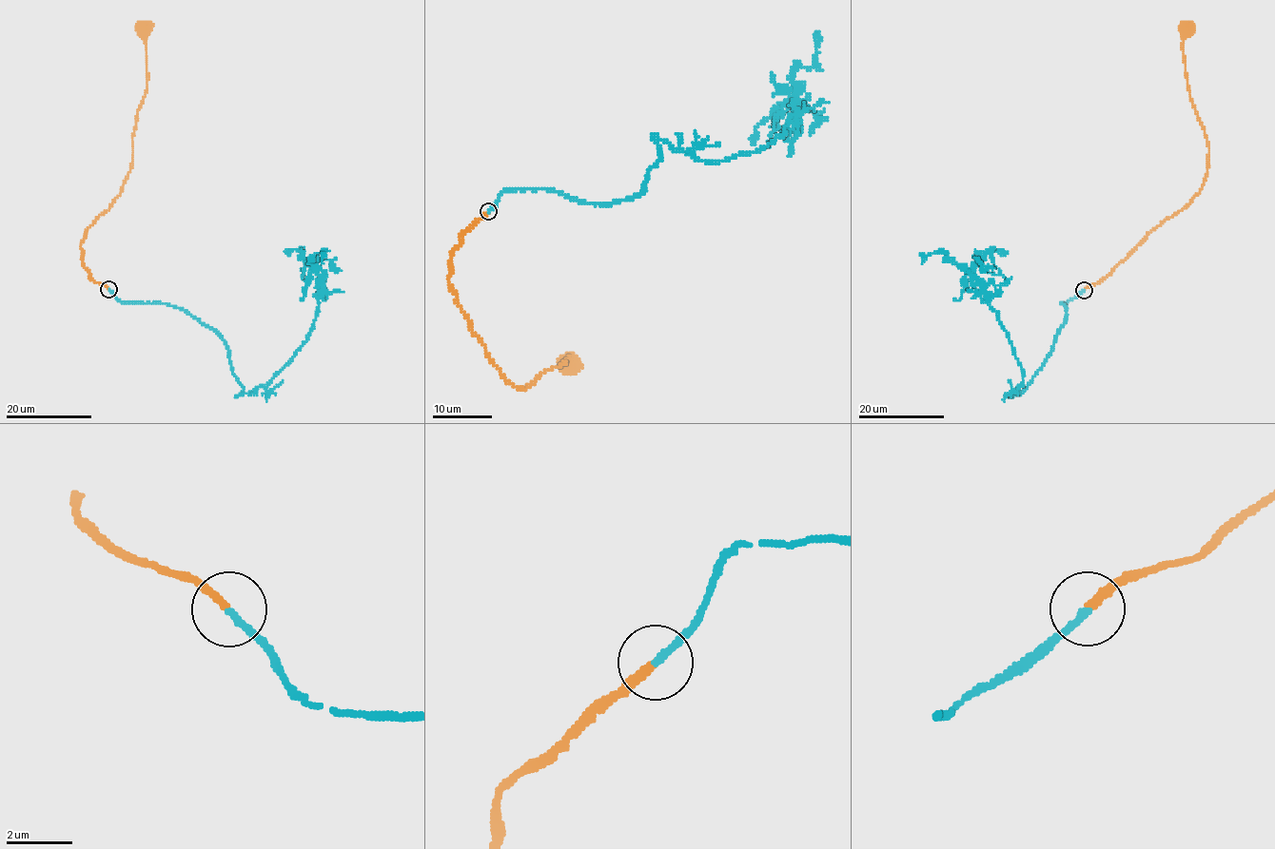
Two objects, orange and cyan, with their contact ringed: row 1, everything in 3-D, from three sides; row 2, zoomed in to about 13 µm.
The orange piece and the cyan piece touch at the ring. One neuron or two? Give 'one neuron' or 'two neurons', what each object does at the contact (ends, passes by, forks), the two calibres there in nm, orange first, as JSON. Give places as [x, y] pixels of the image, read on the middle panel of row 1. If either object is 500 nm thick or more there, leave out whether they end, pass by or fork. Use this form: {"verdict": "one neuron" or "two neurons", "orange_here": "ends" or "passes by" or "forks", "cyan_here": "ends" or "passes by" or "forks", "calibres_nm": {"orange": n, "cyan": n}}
{"verdict": "one neuron", "orange_here": "ends", "cyan_here": "ends", "calibres_nm": {"orange": 240, "cyan": 200}}

